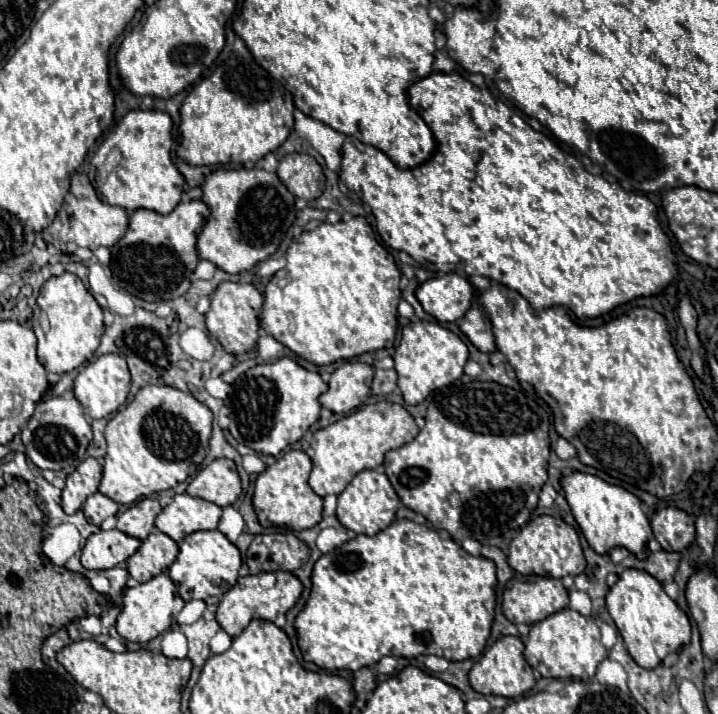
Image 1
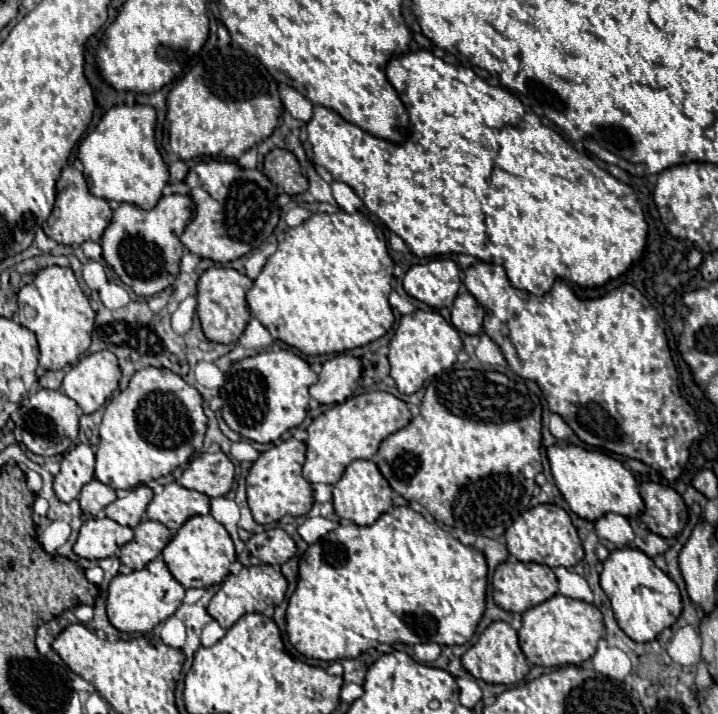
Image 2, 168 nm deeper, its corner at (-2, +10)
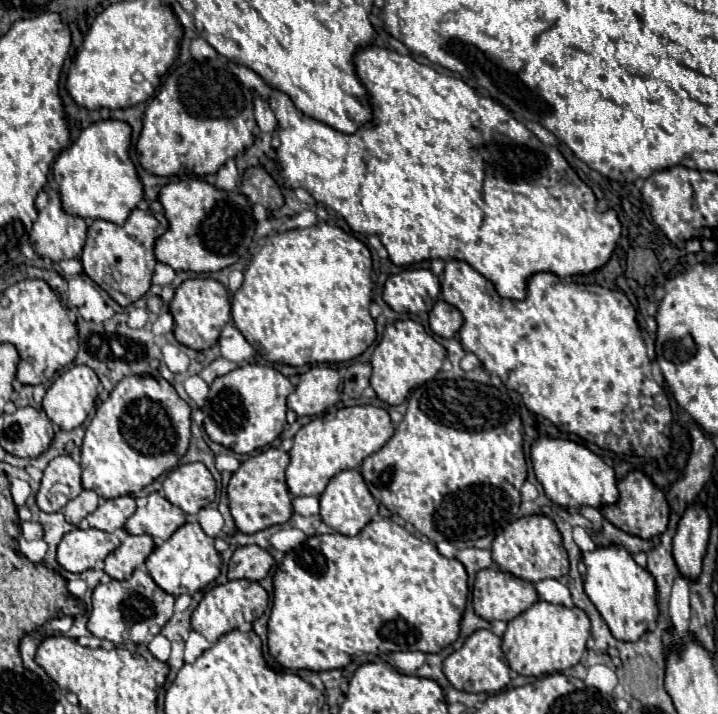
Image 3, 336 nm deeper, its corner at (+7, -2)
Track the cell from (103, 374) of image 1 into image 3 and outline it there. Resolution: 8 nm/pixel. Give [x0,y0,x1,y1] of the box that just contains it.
[42,366,100,430]

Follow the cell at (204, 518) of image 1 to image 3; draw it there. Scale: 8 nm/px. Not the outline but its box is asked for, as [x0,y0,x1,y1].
[126,492,186,542]

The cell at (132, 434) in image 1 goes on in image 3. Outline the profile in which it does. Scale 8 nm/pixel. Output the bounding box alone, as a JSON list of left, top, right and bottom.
[82,376,190,498]

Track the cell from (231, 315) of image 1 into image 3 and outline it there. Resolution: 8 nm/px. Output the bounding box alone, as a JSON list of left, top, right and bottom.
[170,278,230,350]

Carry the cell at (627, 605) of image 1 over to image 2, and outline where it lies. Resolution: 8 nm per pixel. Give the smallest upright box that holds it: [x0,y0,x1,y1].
[601,546,683,642]

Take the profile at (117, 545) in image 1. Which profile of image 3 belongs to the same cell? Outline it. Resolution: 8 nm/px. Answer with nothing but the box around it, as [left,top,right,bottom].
[58,528,120,574]

